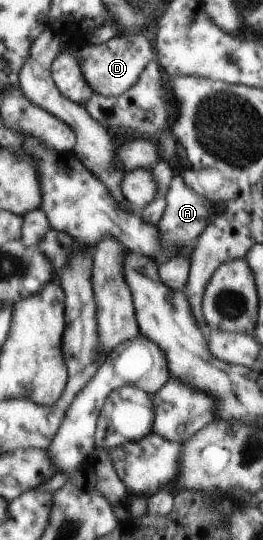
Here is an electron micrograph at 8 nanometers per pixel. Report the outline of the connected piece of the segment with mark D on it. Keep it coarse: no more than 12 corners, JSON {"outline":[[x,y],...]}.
{"outline":[[144,34],[74,51],[95,93],[120,97],[156,60]]}

